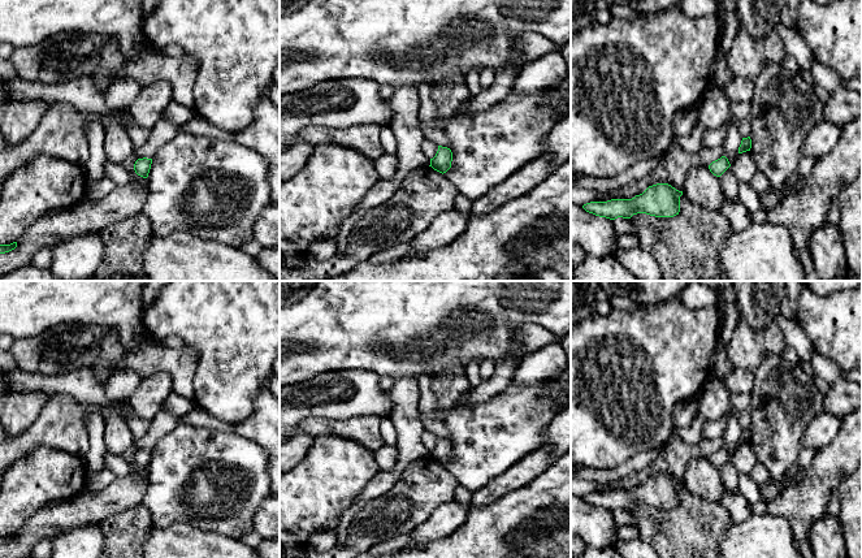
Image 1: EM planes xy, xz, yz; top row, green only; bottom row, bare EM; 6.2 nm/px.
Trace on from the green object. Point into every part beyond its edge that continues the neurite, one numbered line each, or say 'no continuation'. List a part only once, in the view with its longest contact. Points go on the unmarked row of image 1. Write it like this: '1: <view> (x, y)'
no continuation

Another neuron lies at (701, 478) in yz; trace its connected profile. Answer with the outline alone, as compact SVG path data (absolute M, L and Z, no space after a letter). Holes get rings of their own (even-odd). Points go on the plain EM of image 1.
M693 458L688 462L683 485L709 502L719 502L724 492L720 470L714 467L709 458Z

